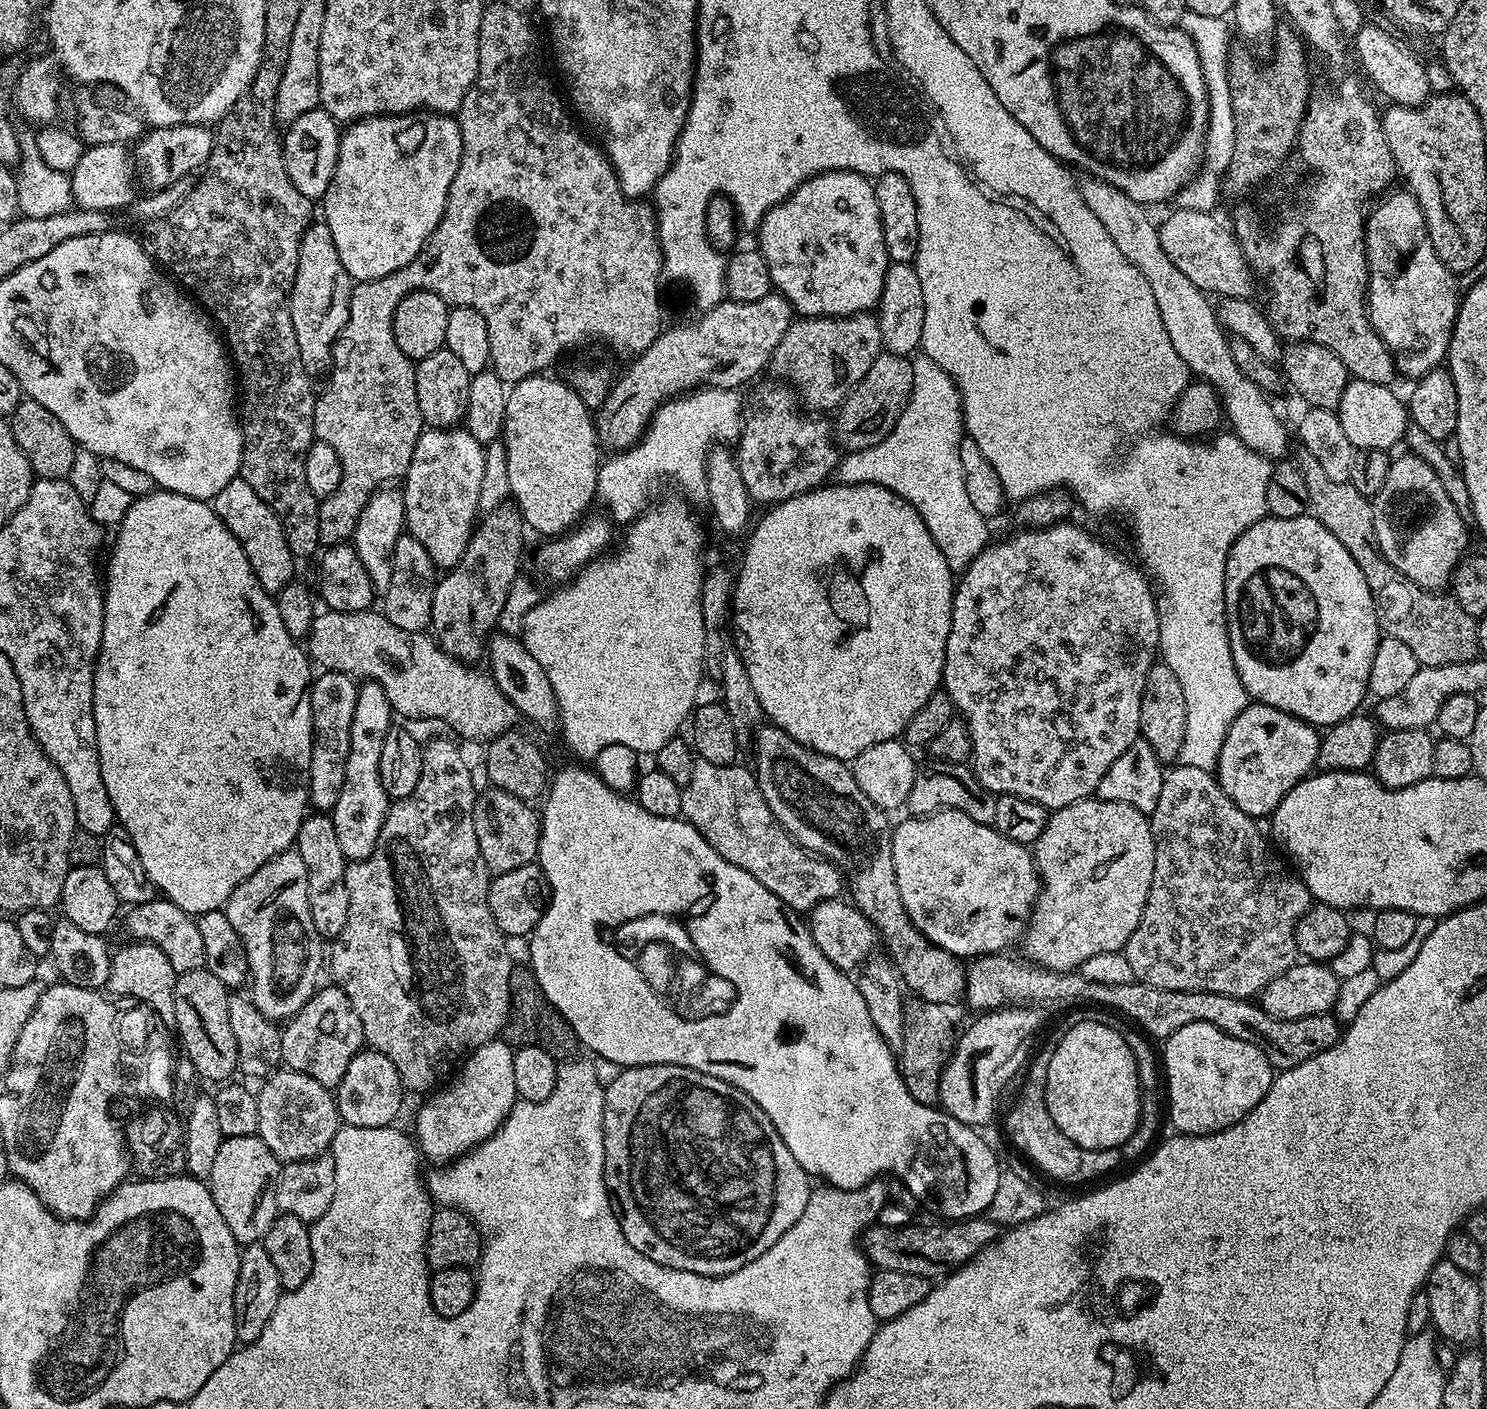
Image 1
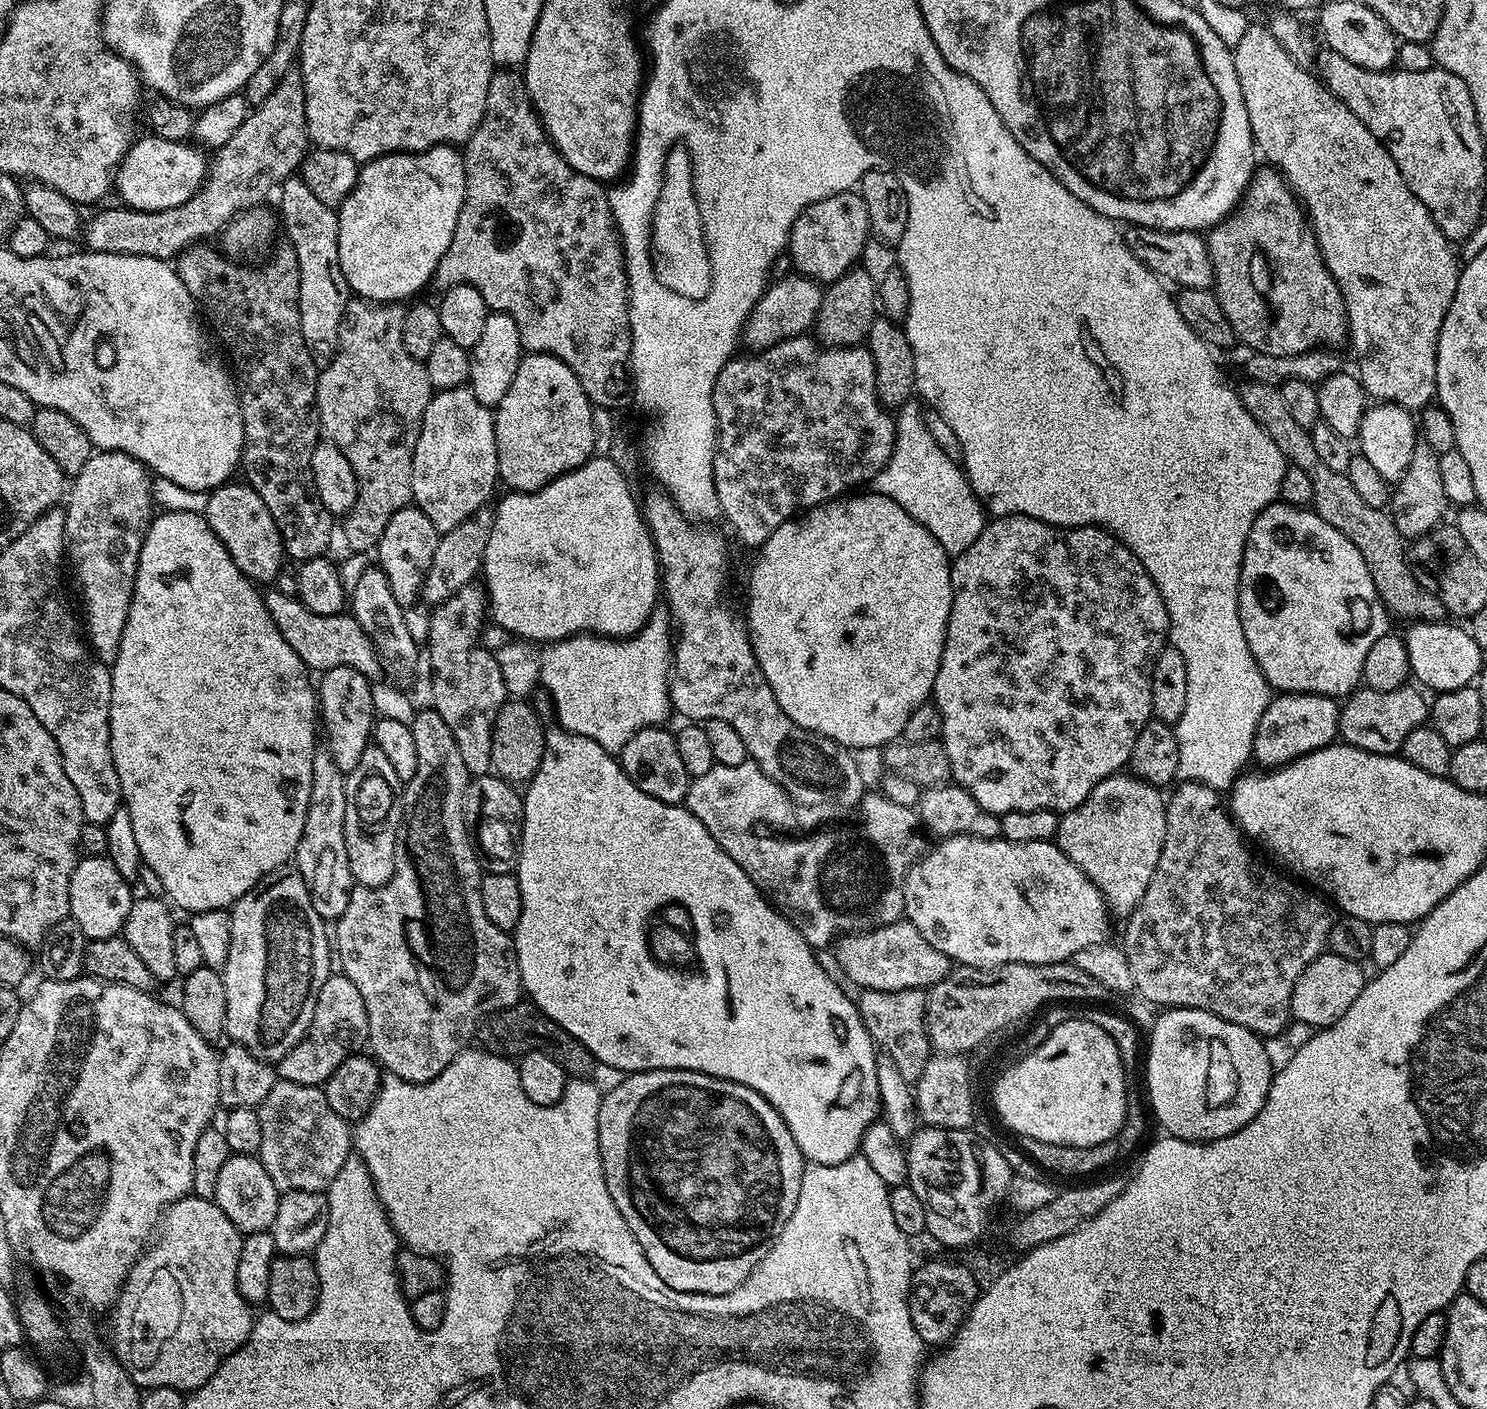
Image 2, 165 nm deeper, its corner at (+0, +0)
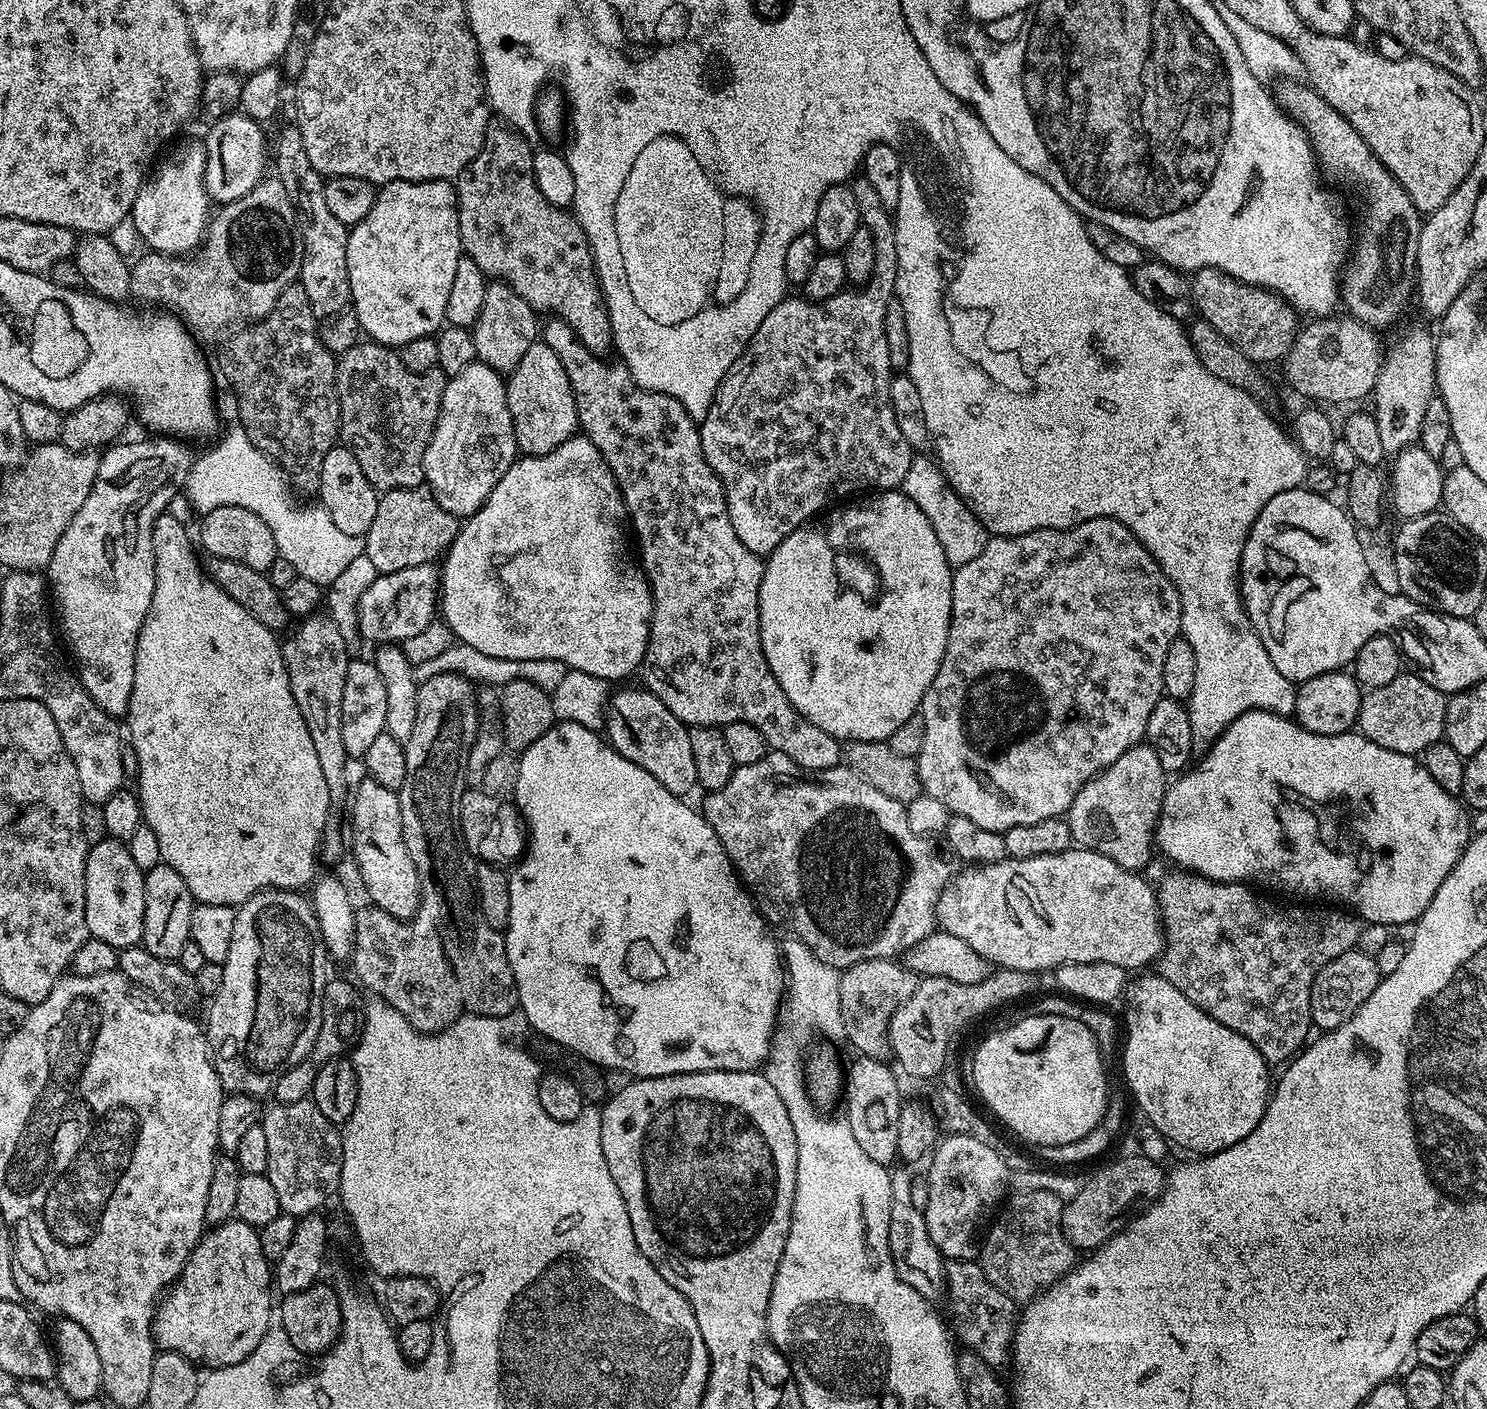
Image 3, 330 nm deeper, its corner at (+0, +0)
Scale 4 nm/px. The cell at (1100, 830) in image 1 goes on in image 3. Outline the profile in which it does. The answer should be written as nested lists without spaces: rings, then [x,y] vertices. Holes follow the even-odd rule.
[[[1146,742],[1136,744],[1126,750],[1118,762],[1110,762],[1106,770],[1078,790],[1066,813],[1073,841],[1079,847],[1106,854],[1106,858],[1118,862],[1118,866],[1144,870],[1152,852],[1154,856],[1156,823],[1165,787],[1166,774],[1162,770],[1162,762],[1158,762],[1158,754],[1154,754]]]

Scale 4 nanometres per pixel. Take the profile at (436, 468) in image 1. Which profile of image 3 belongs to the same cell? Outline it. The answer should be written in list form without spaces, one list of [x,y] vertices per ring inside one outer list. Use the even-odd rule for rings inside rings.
[[[479,362],[466,366],[443,385],[438,422],[424,455],[426,486],[442,510],[467,518],[490,498],[490,490],[517,458],[505,377]]]

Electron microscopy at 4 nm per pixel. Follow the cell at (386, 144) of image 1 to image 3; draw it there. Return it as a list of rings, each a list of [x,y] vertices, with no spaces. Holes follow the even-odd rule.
[[[391,180],[377,191],[376,201],[370,214],[362,218],[362,222],[351,225],[346,242],[346,270],[350,274],[350,294],[356,317],[360,323],[360,331],[369,341],[384,344],[388,348],[400,349],[406,342],[414,342],[414,338],[422,338],[439,333],[445,323],[446,301],[450,299],[450,285],[454,283],[454,273],[462,255],[460,246],[460,212],[456,208],[456,190],[446,180]]]

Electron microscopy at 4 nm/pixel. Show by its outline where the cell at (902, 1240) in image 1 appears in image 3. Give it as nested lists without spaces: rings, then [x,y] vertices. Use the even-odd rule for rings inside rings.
[[[1135,1155],[1124,1156],[1121,1160],[1098,1169],[1089,1180],[1085,1179],[1081,1183],[1078,1194],[1074,1194],[1074,1198],[1065,1203],[1060,1225],[1073,1248],[1099,1248],[1125,1227],[1126,1221],[1133,1215],[1132,1207],[1136,1207],[1136,1210],[1143,1209],[1164,1191],[1165,1169],[1160,1169],[1161,1165],[1149,1156]]]

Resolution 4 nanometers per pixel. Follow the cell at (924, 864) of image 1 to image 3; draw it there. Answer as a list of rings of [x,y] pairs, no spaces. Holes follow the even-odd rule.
[[[1073,846],[1058,854],[1038,854],[1038,858],[1018,858],[1017,860],[1005,858],[993,864],[968,866],[963,870],[965,872],[957,871],[942,890],[936,903],[936,923],[943,931],[954,934],[954,938],[962,938],[962,942],[969,944],[973,950],[978,950],[978,954],[982,954],[982,958],[996,968],[1009,968],[1039,974],[1039,972],[1046,971],[1047,968],[1055,970],[1061,964],[1070,962],[1114,962],[1114,966],[1132,970],[1132,968],[1140,968],[1143,964],[1150,963],[1151,960],[1153,963],[1164,951],[1164,933],[1157,889],[1153,885],[1151,888],[1140,877],[1143,875],[1139,871],[1118,866],[1118,862],[1106,858],[1106,854],[1098,854],[1089,848]]]

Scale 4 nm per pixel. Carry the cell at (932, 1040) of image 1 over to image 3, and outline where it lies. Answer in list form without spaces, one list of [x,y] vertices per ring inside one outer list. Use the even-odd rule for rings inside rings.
[[[895,959],[863,960],[854,966],[843,969],[838,982],[838,1010],[840,1027],[845,1036],[861,1056],[887,1061],[890,1056],[888,1047],[888,1027],[896,1008],[914,994],[920,985],[921,977],[904,967]]]

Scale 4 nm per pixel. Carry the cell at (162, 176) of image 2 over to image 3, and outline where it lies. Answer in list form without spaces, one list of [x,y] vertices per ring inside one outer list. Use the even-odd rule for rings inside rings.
[[[237,110],[231,116],[224,116],[221,120],[215,121],[211,125],[208,136],[203,137],[205,148],[208,150],[208,165],[204,171],[204,189],[208,192],[209,201],[223,206],[250,194],[254,186],[258,186],[260,181],[265,179],[264,163],[270,160],[270,144],[264,141],[264,132],[261,121],[245,116],[243,112]]]

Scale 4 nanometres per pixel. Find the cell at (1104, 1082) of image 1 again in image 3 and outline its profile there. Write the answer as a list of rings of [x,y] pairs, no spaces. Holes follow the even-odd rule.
[[[1025,1014],[1021,1020],[1013,1022],[1009,1028],[1000,1028],[997,1032],[992,1032],[976,1048],[976,1053],[972,1056],[972,1080],[976,1083],[976,1092],[984,1099],[984,1104],[1013,1132],[1016,1136],[1021,1136],[1026,1143],[1032,1144],[1036,1148],[1042,1146],[1066,1146],[1070,1143],[1078,1142],[1078,1138],[1086,1138],[1090,1130],[1094,1130],[1104,1119],[1104,1111],[1108,1105],[1110,1087],[1108,1088],[1108,1076],[1104,1073],[1104,1060],[1102,1051],[1094,1034],[1085,1026],[1082,1021],[1075,1017],[1055,1016],[1054,1014],[1042,1014],[1033,1016]]]

